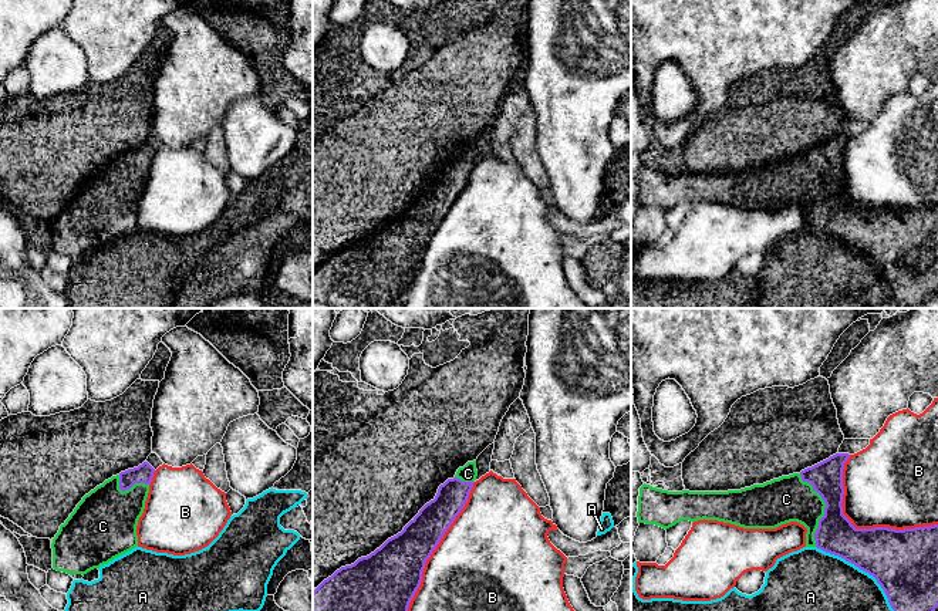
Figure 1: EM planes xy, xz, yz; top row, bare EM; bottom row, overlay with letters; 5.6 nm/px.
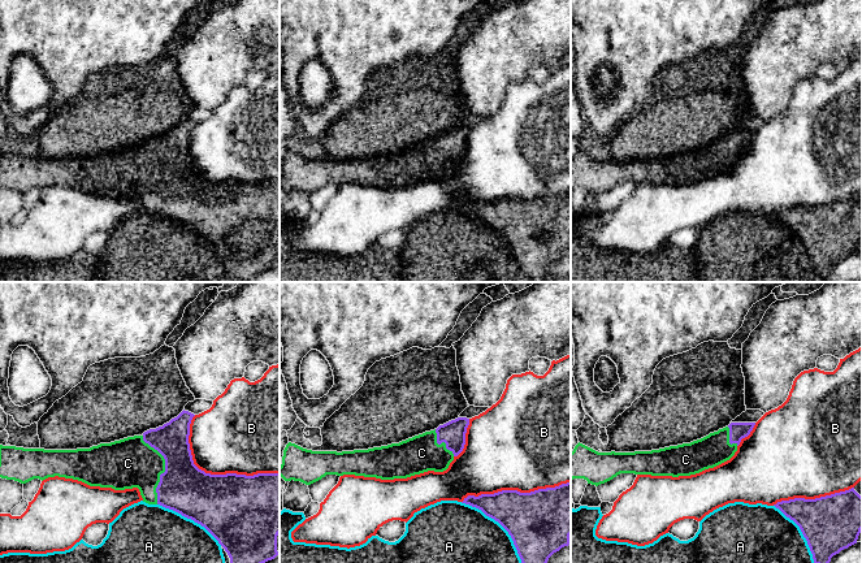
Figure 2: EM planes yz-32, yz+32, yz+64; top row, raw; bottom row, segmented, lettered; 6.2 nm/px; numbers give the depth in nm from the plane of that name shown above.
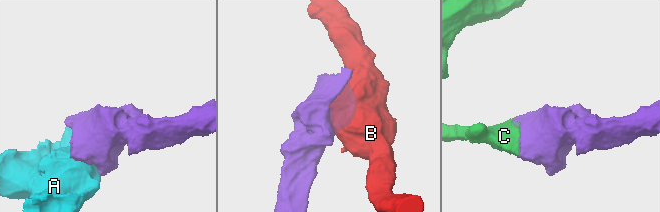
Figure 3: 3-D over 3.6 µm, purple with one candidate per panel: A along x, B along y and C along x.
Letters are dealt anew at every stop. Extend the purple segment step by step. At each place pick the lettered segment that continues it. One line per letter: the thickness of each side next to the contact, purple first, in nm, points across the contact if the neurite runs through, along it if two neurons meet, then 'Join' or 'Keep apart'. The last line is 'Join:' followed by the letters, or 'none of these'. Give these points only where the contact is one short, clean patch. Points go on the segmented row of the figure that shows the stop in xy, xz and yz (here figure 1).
A: Thickness 380 nm (purple) against 340 nm. Keep apart
B: Thickness 320 nm (purple) against 420 nm. Keep apart
C: Thickness 220 nm (purple) against 260 nm. Join
Join: C

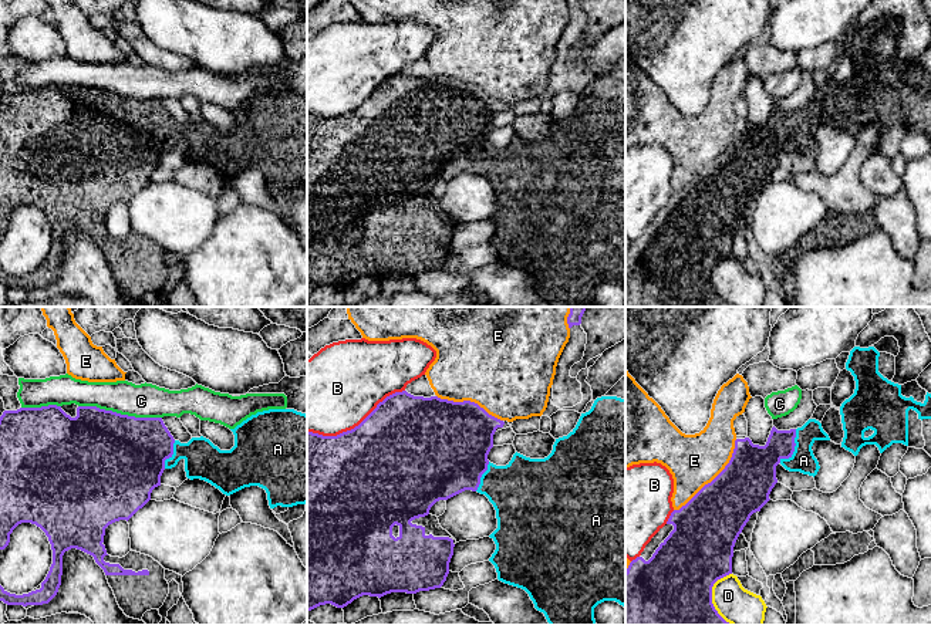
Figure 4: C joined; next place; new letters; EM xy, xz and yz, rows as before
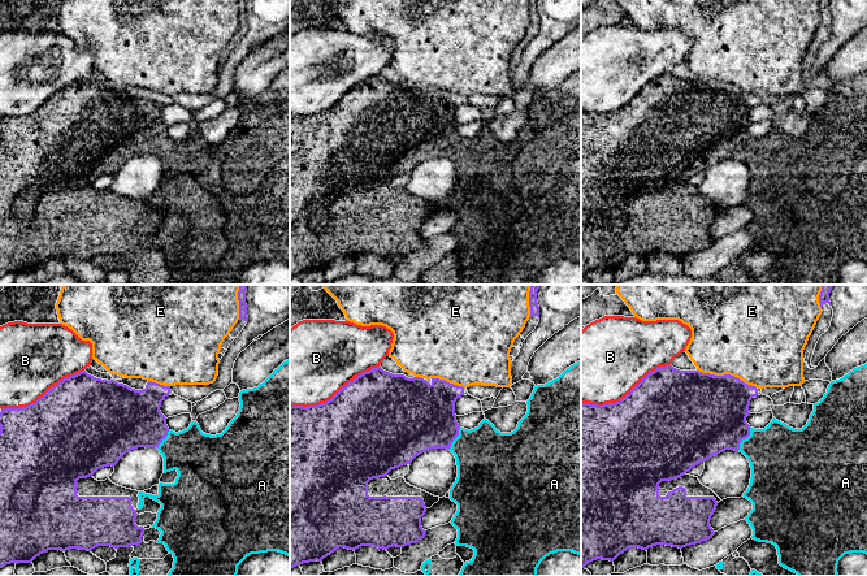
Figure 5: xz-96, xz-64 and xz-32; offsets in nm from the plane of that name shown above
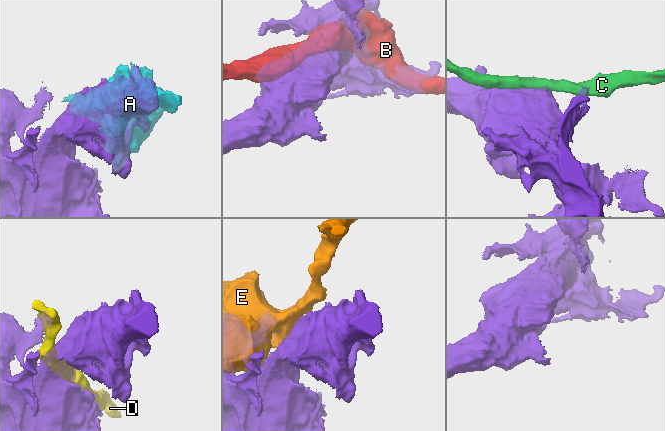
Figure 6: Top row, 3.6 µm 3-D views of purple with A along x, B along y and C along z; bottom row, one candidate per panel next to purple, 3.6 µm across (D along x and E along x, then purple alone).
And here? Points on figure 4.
A: Thickness 240 nm (purple) against 140 nm. Join
B: Thickness 500 nm (purple) against 460 nm. Keep apart
C: Thickness 500 nm (purple) against 190 nm. Keep apart
D: Thickness 500 nm (purple) against 220 nm. Keep apart
E: Thickness 360 nm (purple) against 300 nm. Keep apart
Join: A

